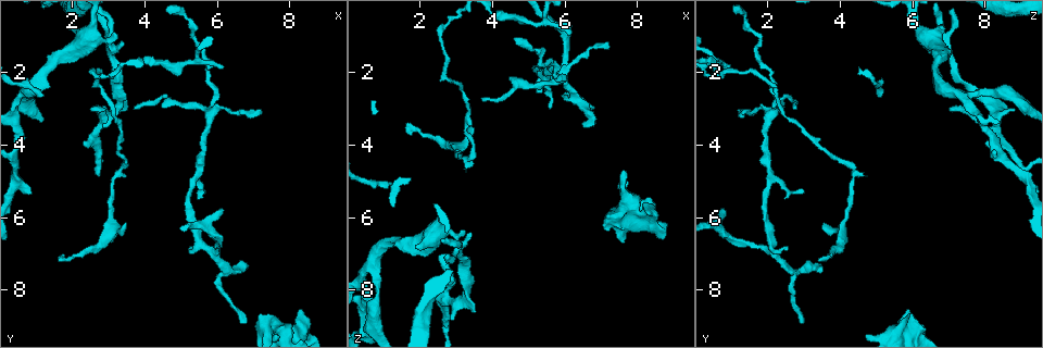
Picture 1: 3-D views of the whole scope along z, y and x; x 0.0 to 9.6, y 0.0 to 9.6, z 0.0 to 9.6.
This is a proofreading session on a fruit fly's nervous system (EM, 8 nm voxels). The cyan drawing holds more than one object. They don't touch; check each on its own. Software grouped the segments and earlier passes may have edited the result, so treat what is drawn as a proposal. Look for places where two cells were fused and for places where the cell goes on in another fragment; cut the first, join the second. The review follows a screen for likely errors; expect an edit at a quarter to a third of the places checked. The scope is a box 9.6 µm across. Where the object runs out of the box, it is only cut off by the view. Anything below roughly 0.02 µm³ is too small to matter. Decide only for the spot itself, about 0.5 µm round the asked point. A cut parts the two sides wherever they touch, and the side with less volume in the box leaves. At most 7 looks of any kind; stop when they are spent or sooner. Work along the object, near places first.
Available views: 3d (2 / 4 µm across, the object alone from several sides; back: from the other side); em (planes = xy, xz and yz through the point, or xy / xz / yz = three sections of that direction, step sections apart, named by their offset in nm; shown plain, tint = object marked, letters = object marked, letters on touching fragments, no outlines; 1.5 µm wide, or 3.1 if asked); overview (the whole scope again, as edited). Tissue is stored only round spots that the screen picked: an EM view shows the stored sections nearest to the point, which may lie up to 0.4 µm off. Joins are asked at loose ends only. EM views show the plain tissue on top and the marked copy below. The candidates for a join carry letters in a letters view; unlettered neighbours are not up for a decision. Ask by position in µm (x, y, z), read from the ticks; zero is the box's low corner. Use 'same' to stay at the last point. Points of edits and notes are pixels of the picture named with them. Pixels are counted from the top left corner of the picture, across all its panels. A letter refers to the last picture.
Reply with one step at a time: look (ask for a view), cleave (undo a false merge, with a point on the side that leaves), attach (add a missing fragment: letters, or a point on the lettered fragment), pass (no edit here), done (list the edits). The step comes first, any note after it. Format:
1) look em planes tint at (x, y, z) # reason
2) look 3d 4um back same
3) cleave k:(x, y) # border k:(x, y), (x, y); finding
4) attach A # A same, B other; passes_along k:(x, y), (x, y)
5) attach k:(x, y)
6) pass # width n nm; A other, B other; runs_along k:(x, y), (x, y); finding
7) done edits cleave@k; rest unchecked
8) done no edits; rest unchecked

look em xy step 4 tint at (2.50, 3.10, 7.10) # free end

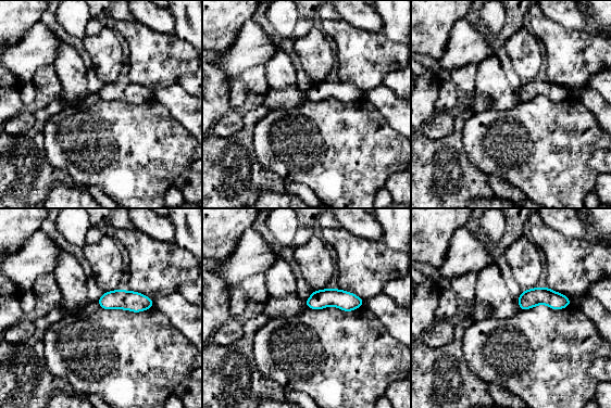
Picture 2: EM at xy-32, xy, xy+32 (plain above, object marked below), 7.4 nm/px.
look em planes letters same

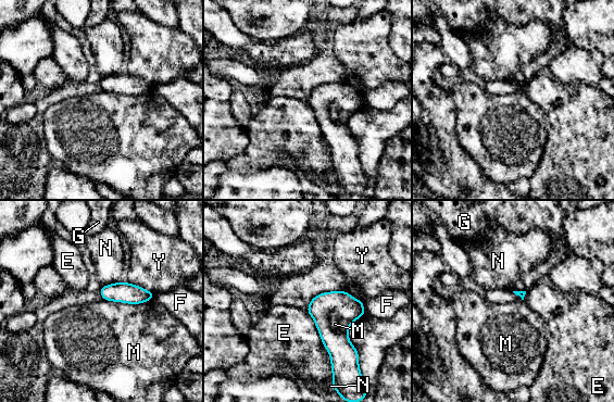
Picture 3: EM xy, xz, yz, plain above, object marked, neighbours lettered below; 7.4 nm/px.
pass # E other, F other, G other, M other, N other, Y other; runs_along 3:(343, 293), (343, 327), (334, 363); no lettered fragment goes on from it

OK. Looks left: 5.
look em planes letters at (1.65, 7.15, 3.40) # an open end

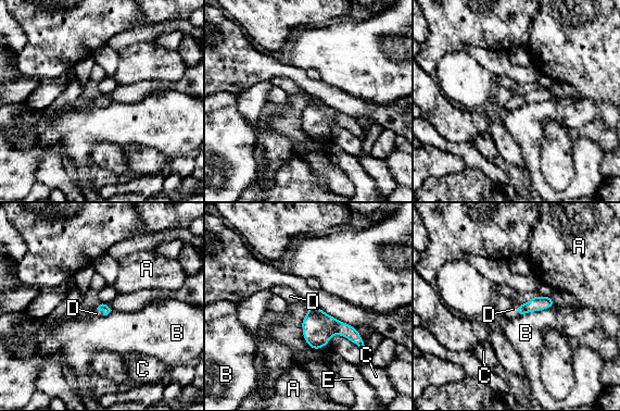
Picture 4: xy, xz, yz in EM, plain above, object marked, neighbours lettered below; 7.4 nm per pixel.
attach D # longest_contact B 300 nm; A other, B other, C other, D same, E other; it goes on there

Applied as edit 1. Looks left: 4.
look overview # see it whole again

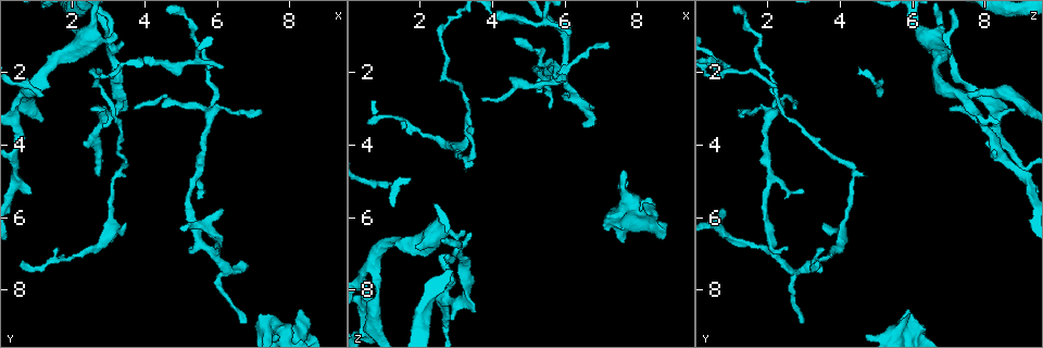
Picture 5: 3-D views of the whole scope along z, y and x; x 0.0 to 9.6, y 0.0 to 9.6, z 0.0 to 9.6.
look em planes letters at (5.55, 5.25, 3.00) # free end

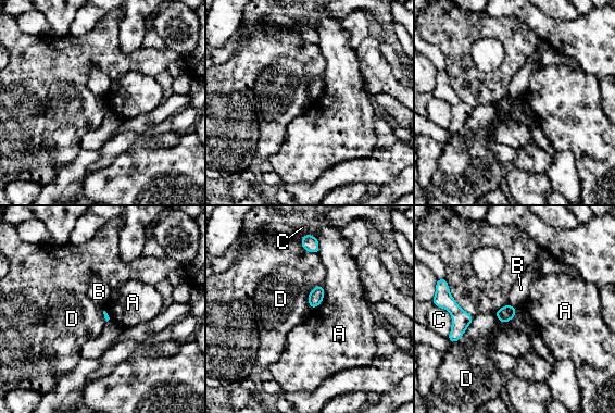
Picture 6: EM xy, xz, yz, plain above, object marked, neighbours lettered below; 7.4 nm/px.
pass # longest_contact D 260 nm; A other, B other, C other, D other; border 6:(474, 316), (463, 335), (451, 343); no lettered fragment goes on from it

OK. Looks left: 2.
done edits attach@4; rest unchecked

